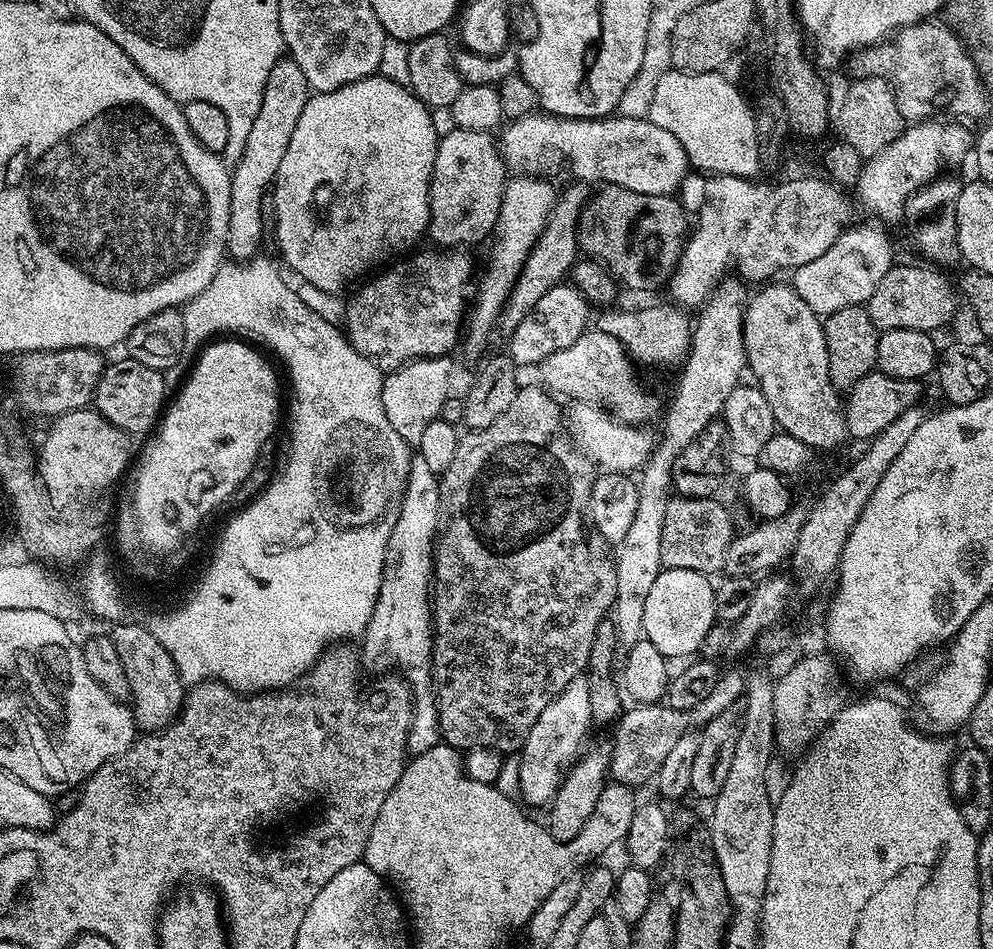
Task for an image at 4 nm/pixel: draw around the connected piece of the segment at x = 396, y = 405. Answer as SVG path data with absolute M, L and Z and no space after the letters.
M427 356L424 360L412 360L401 368L393 368L384 377L382 386L382 410L390 418L390 426L398 430L410 446L422 442L422 433L430 422L440 419L442 402L450 394L448 383L452 380L452 364L448 356Z

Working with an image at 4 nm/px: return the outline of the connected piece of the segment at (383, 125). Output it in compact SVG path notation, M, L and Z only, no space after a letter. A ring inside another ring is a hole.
M379 74L375 76L367 76L366 78L362 78L358 82L350 82L346 86L342 86L338 90L330 90L329 92L318 92L312 95L309 95L308 101L306 102L306 106L302 110L302 118L298 118L298 126L294 126L294 135L290 138L290 146L286 146L286 158L282 158L282 166L280 167L280 174L276 177L274 181L274 199L276 201L276 230L274 233L274 239L276 239L276 244L280 247L280 252L284 255L284 260L289 264L290 267L293 268L294 271L297 272L299 279L306 283L312 283L314 286L318 287L320 290L324 290L326 292L332 293L343 293L344 284L348 284L351 280L359 281L361 277L360 275L363 272L371 273L373 271L372 264L380 264L383 265L385 262L391 261L393 258L399 257L401 254L399 252L404 252L407 248L415 249L420 239L425 239L428 223L430 222L430 202L428 201L428 191L430 190L430 182L432 181L432 171L434 170L434 158L436 157L436 146L438 143L438 137L436 135L436 131L434 130L434 122L432 121L432 112L428 107L422 103L422 101L417 100L415 96L412 95L411 91L405 85L398 84L391 80L390 78L386 78L385 76L381 76Z

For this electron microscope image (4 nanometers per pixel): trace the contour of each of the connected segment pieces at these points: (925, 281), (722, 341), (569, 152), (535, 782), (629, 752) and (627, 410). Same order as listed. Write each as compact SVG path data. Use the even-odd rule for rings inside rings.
M897 263L878 282L874 294L870 294L866 305L868 316L880 332L886 330L922 330L936 334L943 324L952 320L956 312L957 289L947 280L943 271L932 266Z
M725 278L699 309L700 317L695 317L694 320L688 359L679 369L680 381L676 384L672 405L664 416L664 437L661 440L659 437L658 445L639 473L638 511L634 514L634 522L631 523L626 538L622 538L622 542L614 548L618 590L610 619L621 645L631 646L642 639L646 596L662 569L662 518L665 517L670 493L673 491L674 462L678 454L682 454L682 450L686 450L686 446L690 446L690 442L694 442L694 438L698 438L698 434L702 434L723 413L724 403L741 383L740 375L746 372L748 360L743 342L746 293L744 294L743 287L745 285L739 279Z
M537 110L511 121L503 129L504 137L501 135L498 140L500 154L512 174L536 178L547 168L565 164L576 182L625 188L638 194L673 195L690 172L686 150L682 150L682 144L670 130L654 126L647 118L639 120L636 116L620 115L599 120L571 120Z
M574 679L552 699L550 706L546 706L542 714L538 714L538 722L530 726L530 734L518 753L521 796L519 799L525 805L547 806L552 803L554 794L560 789L560 783L564 781L564 773L572 767L585 743L584 735L587 734L588 728L592 727L587 679Z
M724 668L720 681L716 683L716 689L698 706L694 706L685 712L679 712L668 707L667 703L657 702L654 704L641 704L632 706L632 709L625 711L620 719L615 721L616 740L611 741L612 757L608 767L611 779L618 784L637 786L643 780L648 780L657 775L666 762L666 754L674 750L674 742L682 738L682 734L693 730L699 730L710 723L722 710L733 707L743 697L745 687L745 673L739 672L736 668Z
M587 329L579 336L578 341L568 346L565 350L558 350L555 354L542 361L538 366L540 378L543 385L555 395L562 394L575 403L595 404L605 411L611 413L623 424L643 425L644 420L648 420L658 410L655 396L648 392L639 382L634 372L635 365L625 348L616 338L611 338L608 334L602 334L600 329Z

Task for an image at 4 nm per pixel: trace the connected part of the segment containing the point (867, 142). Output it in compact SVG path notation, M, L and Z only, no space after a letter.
M861 76L851 81L853 84L844 92L840 105L834 108L834 128L840 131L839 139L850 145L861 158L876 156L894 138L898 138L906 127L900 113L901 101L896 99L892 87L877 76Z

